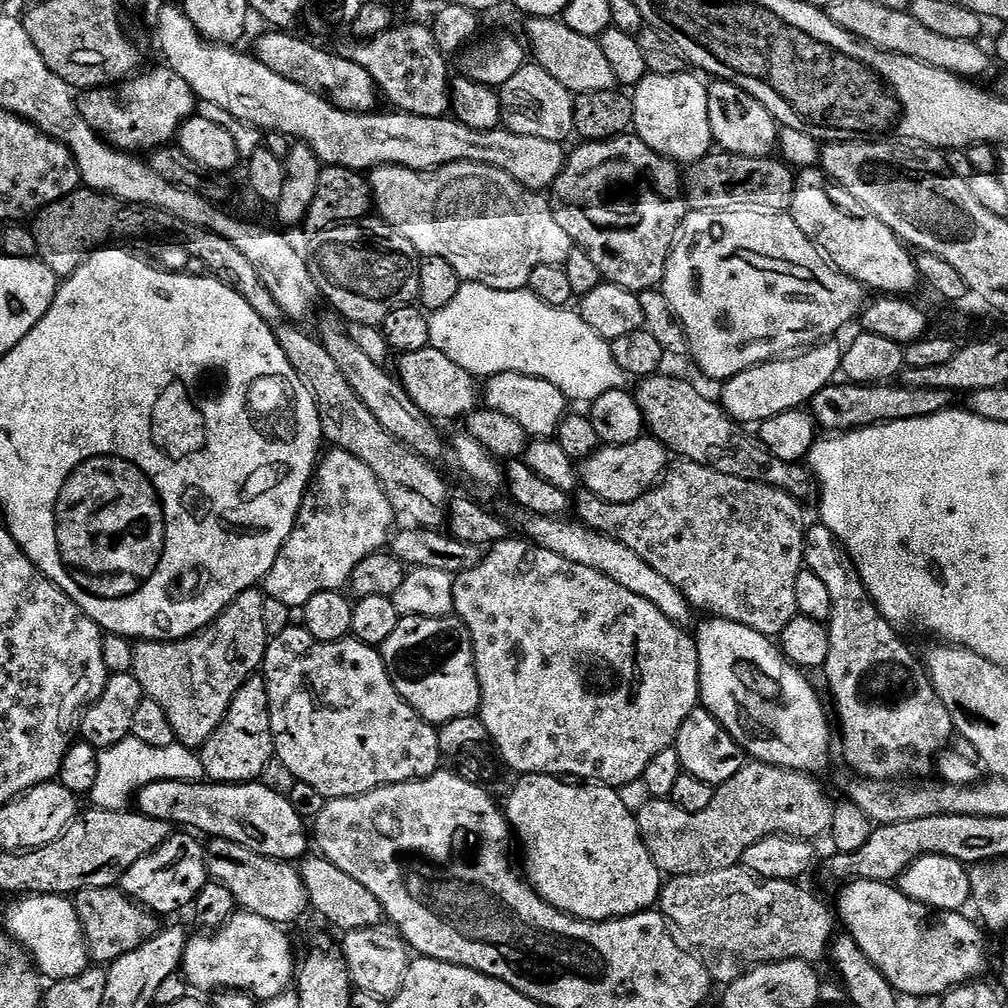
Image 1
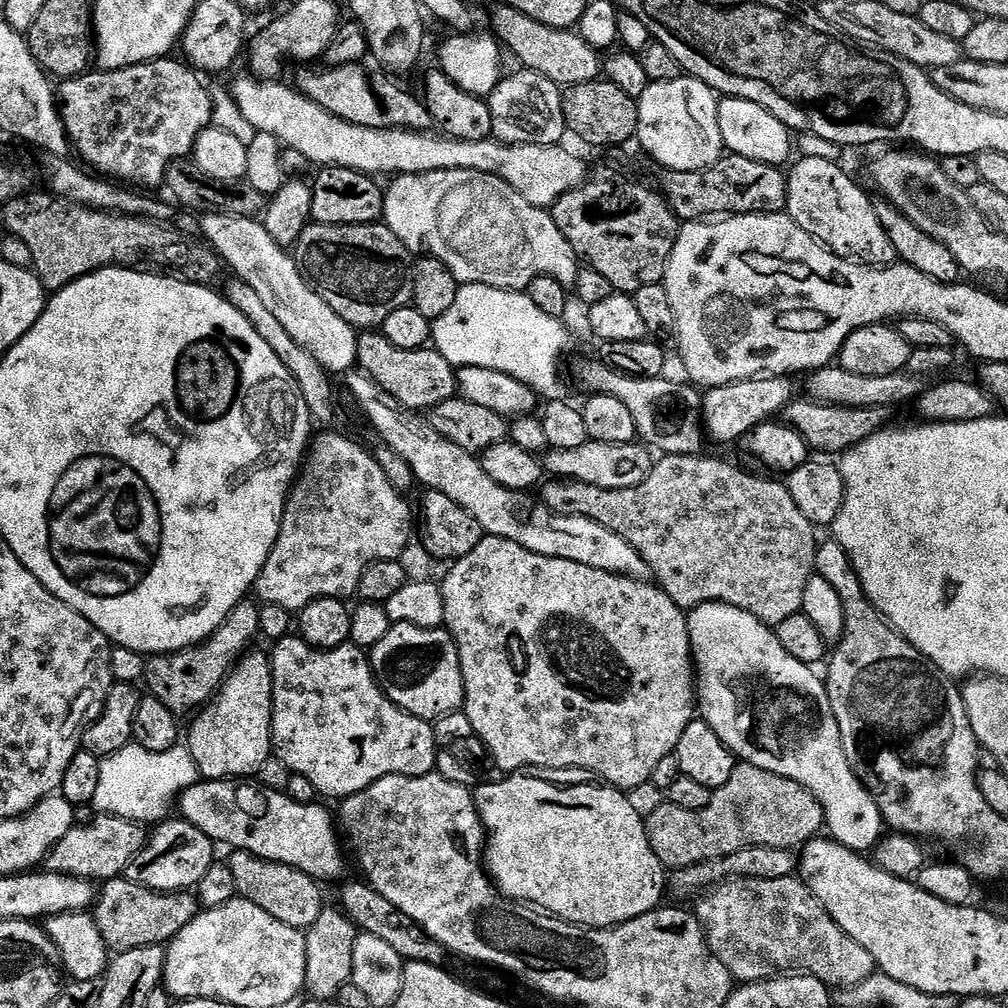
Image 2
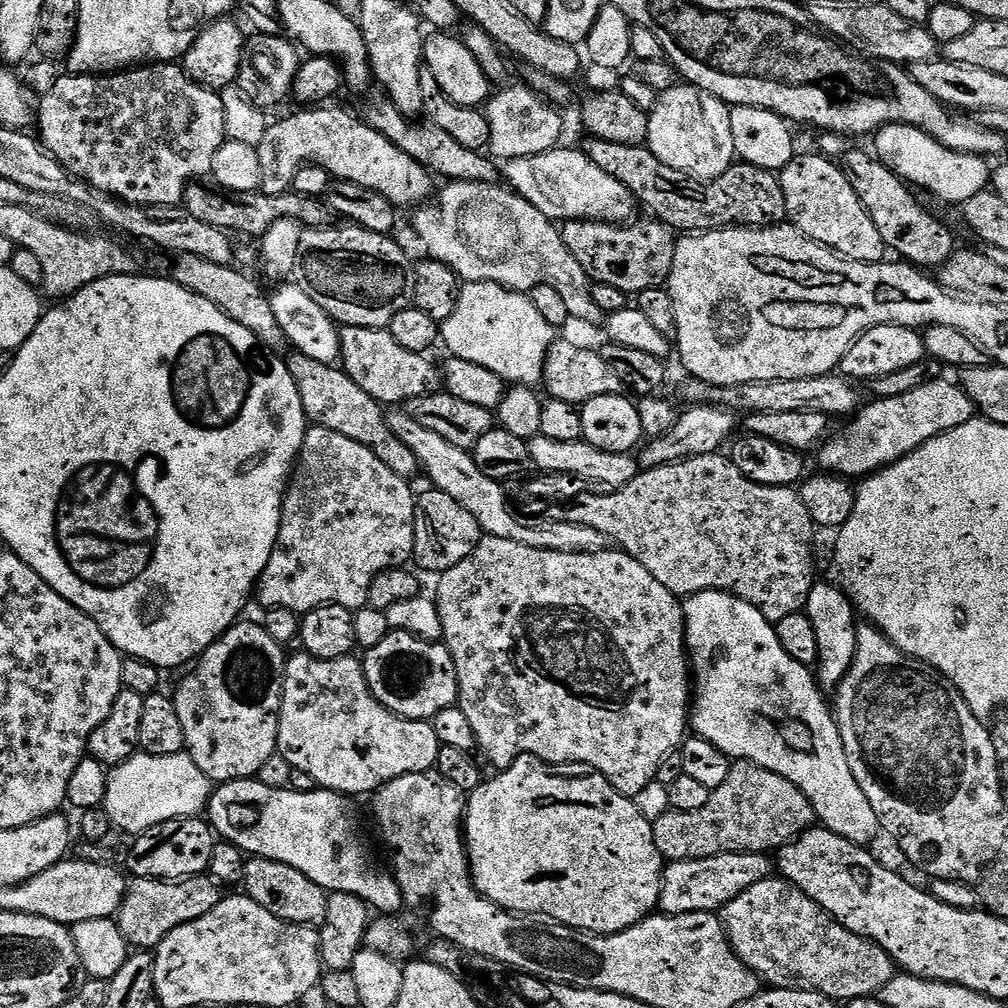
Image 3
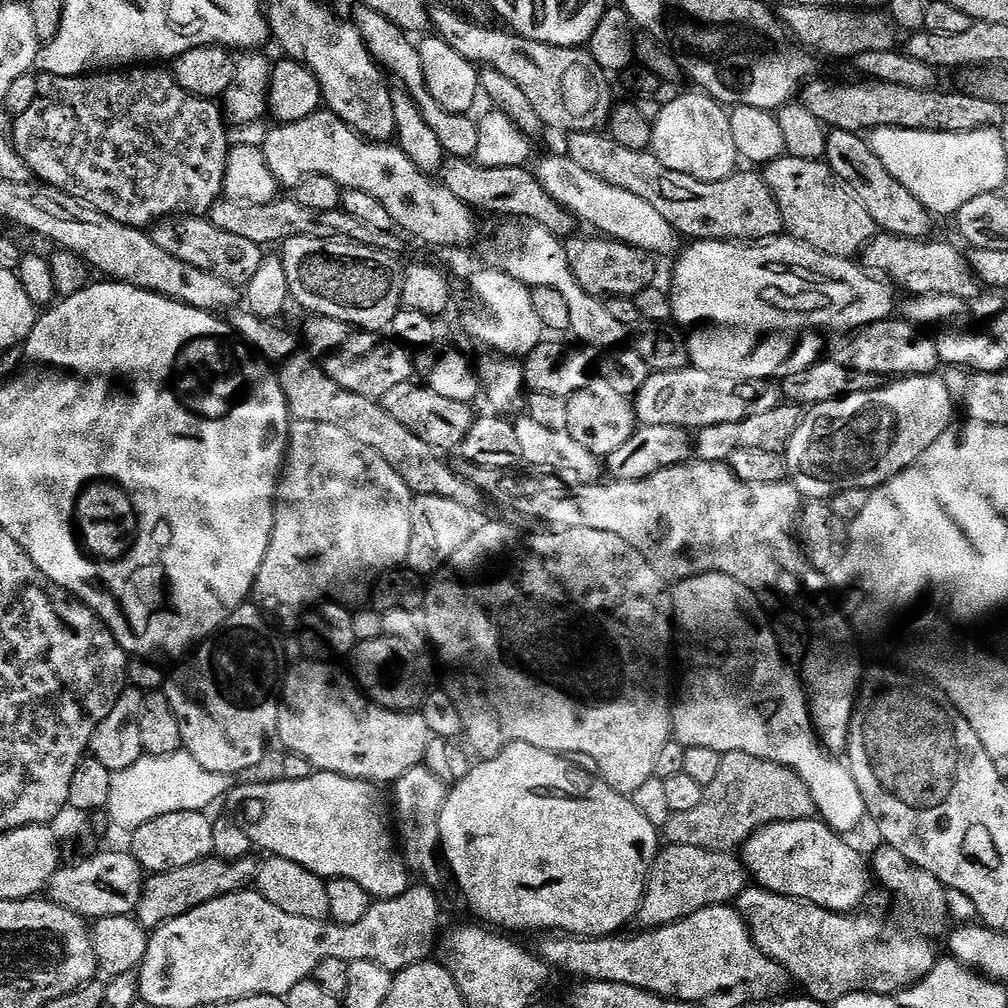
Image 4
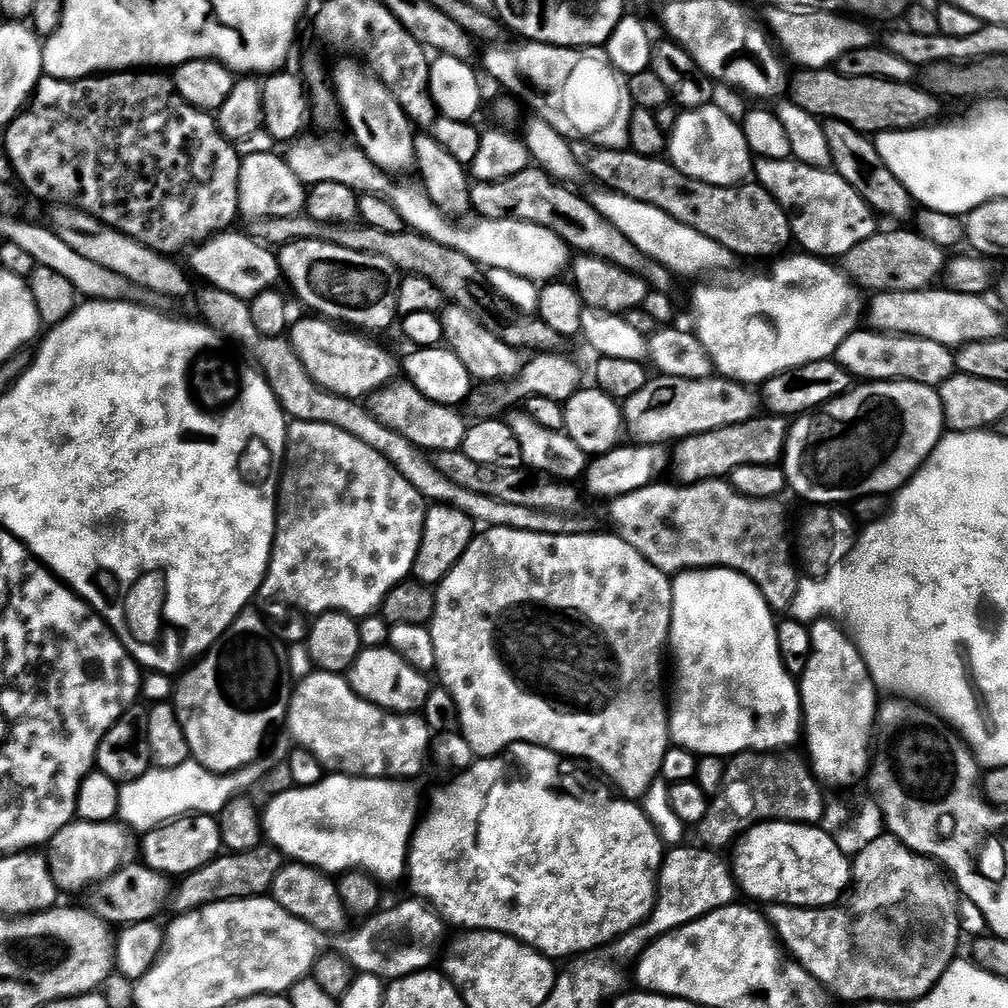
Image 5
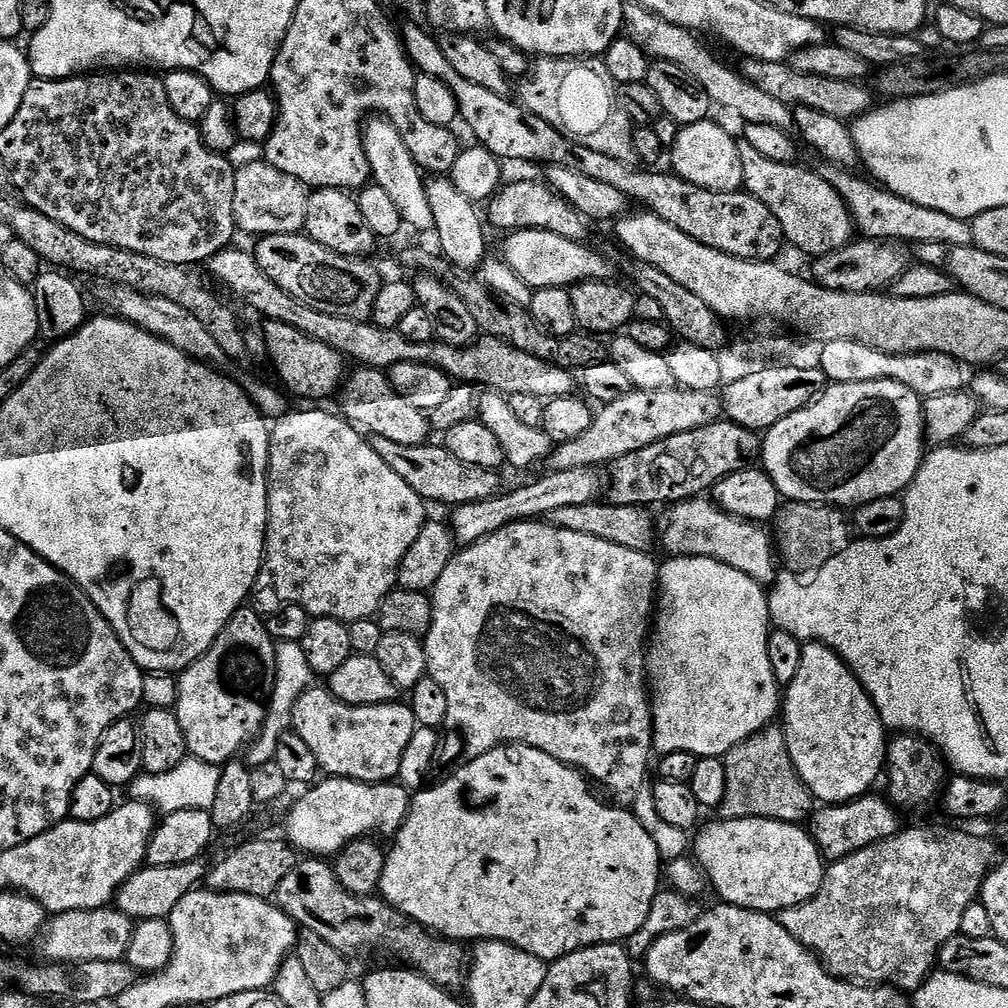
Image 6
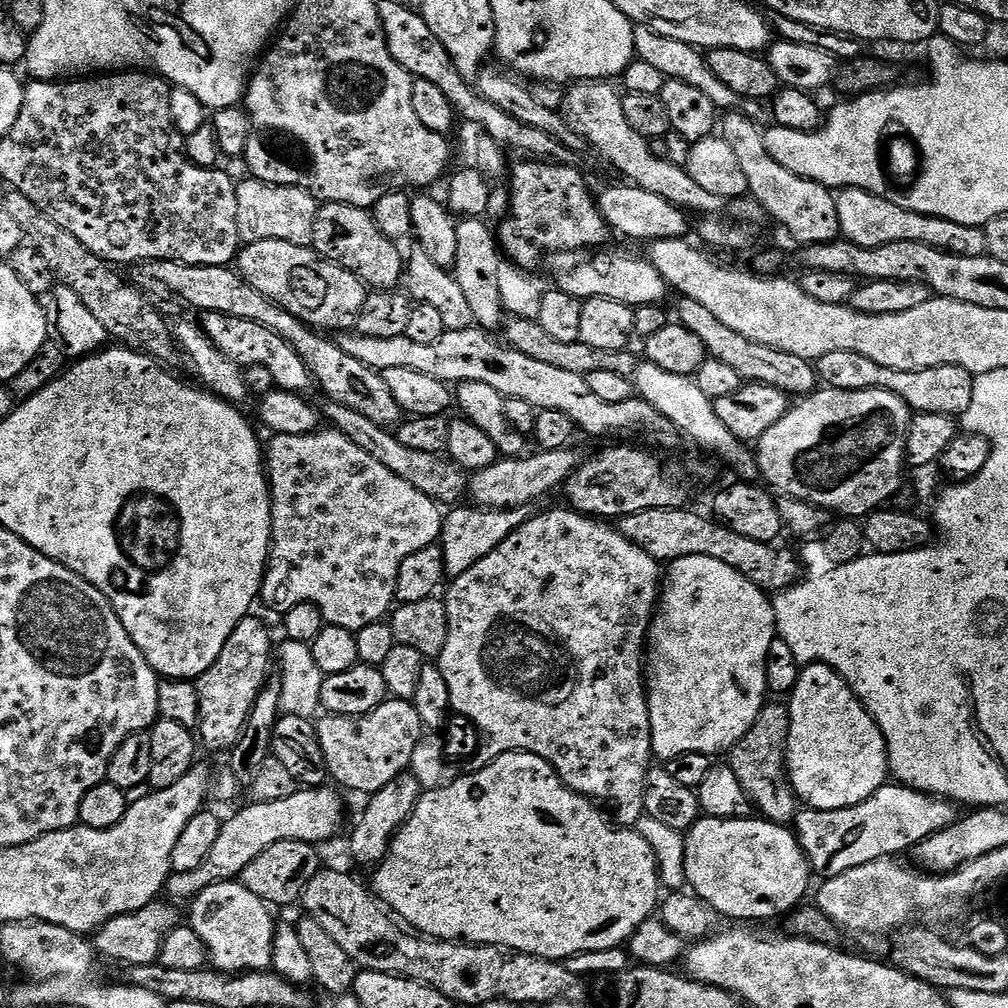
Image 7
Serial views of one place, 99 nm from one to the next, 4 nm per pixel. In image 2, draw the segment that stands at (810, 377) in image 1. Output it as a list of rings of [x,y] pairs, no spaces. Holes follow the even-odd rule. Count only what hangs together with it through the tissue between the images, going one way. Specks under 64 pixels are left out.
[[[768,374],[755,380],[739,380],[726,386],[707,389],[702,396],[704,431],[720,444],[743,441],[754,426],[779,417],[784,407],[797,395],[796,388],[784,374]]]

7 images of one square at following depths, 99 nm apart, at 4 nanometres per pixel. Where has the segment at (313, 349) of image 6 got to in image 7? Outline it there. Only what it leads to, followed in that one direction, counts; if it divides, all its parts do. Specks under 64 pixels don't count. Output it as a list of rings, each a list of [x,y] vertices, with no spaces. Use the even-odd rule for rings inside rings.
[[[217,312],[203,313],[202,327],[210,342],[214,342],[214,346],[218,346],[218,350],[222,350],[226,358],[233,360],[241,368],[247,370],[260,366],[268,370],[273,375],[272,384],[279,391],[304,394],[308,387],[313,387],[313,376],[306,362],[302,362],[298,350],[294,350],[294,346],[290,346],[286,338],[274,334],[274,330],[266,330],[266,326],[258,326],[258,322],[250,322],[246,318],[234,318],[230,314]]]

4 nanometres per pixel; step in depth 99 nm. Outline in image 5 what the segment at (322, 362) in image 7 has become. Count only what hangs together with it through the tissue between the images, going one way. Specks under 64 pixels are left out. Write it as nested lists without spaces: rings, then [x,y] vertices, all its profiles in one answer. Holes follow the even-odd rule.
[[[393,382],[367,397],[366,409],[373,419],[382,426],[396,432],[402,438],[411,442],[414,447],[425,453],[459,452],[464,447],[464,439],[469,430],[469,423],[459,416],[455,407],[438,404],[421,395],[412,384]]]

